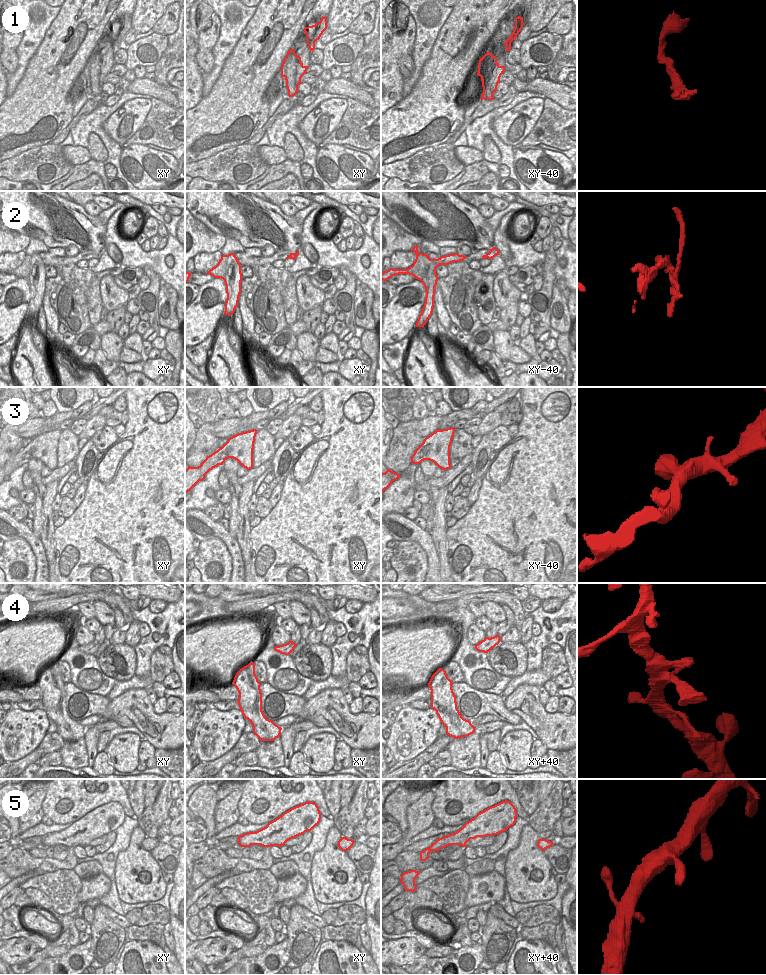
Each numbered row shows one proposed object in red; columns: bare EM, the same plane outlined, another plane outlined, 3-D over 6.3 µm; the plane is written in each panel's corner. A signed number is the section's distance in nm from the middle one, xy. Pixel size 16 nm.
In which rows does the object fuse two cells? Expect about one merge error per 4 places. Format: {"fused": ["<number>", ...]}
{"fused": ["1", "2"]}

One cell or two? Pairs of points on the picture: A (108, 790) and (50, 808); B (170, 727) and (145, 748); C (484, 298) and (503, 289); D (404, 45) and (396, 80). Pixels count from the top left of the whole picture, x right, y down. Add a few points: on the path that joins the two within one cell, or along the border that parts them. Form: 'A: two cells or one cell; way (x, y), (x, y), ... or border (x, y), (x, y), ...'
A: one cell; way (93, 794), (71, 794), (64, 797)
B: two cells; border (147, 739), (151, 744)
C: one cell; way (489, 293), (491, 291), (498, 291)
D: one cell; way (395, 54), (393, 56), (393, 71)

